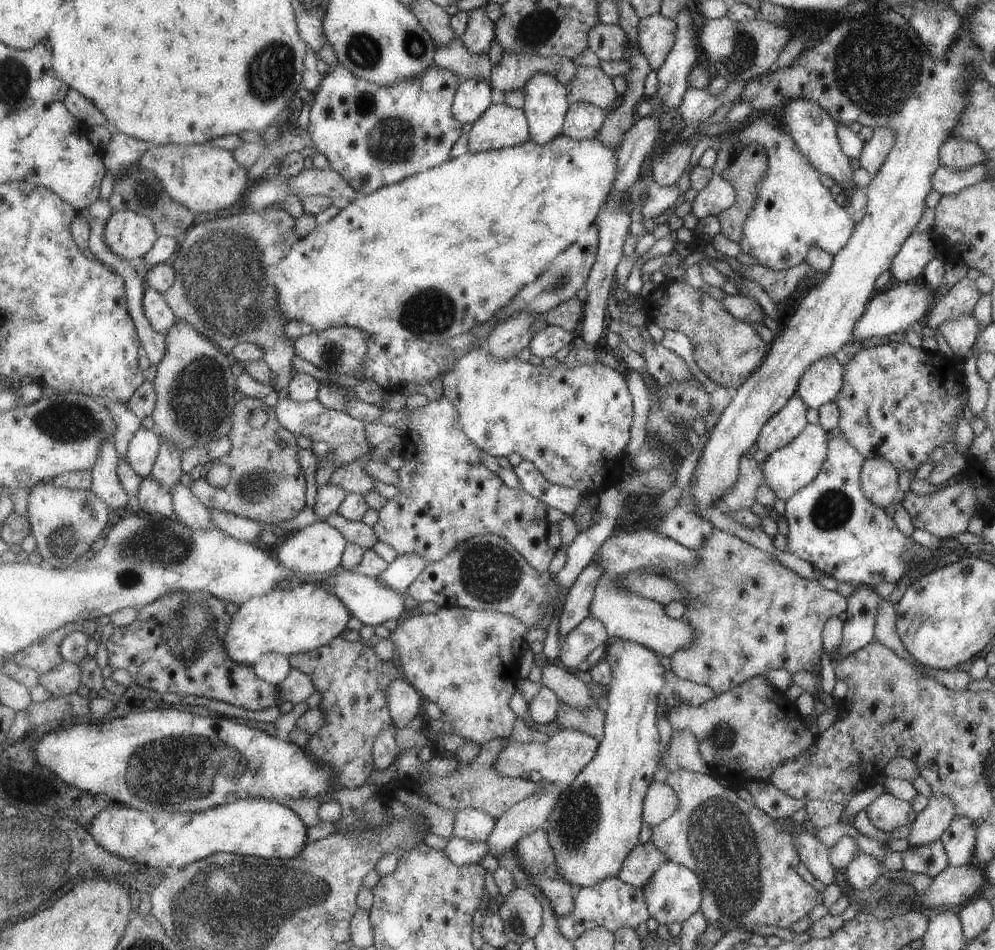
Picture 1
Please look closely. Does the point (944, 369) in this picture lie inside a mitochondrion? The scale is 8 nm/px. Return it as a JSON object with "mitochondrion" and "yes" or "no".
{"mitochondrion":"no"}

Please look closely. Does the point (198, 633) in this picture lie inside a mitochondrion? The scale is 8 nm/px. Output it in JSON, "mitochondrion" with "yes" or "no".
{"mitochondrion":"yes"}

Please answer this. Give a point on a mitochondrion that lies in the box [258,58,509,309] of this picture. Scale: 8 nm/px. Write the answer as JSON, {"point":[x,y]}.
{"point":[392,146]}

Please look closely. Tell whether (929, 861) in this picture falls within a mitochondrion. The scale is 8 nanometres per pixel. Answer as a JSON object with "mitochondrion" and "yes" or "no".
{"mitochondrion":"no"}

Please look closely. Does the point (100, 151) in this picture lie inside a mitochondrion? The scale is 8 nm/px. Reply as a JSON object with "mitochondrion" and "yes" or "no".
{"mitochondrion":"no"}

